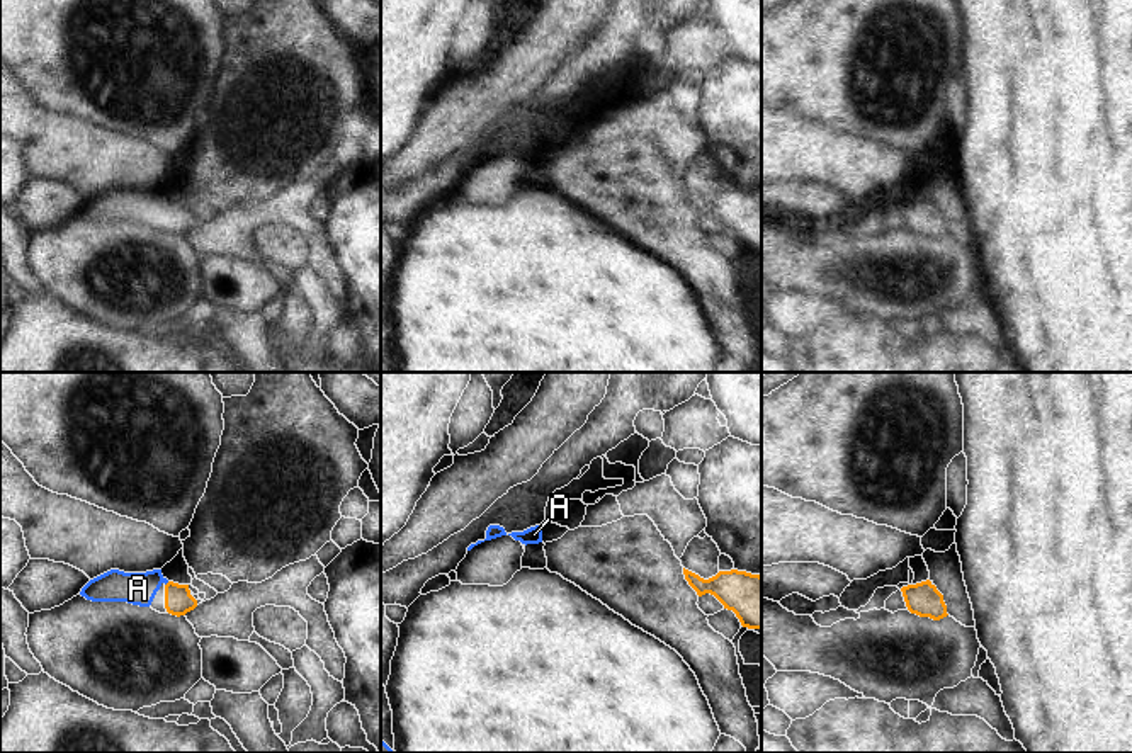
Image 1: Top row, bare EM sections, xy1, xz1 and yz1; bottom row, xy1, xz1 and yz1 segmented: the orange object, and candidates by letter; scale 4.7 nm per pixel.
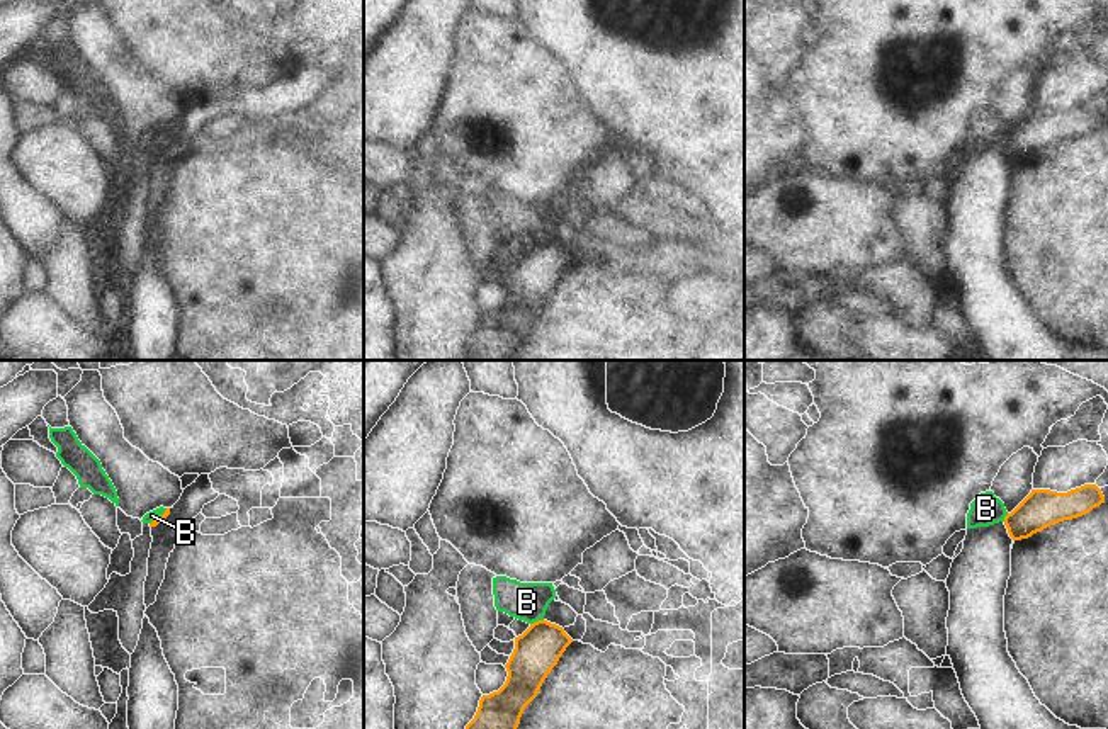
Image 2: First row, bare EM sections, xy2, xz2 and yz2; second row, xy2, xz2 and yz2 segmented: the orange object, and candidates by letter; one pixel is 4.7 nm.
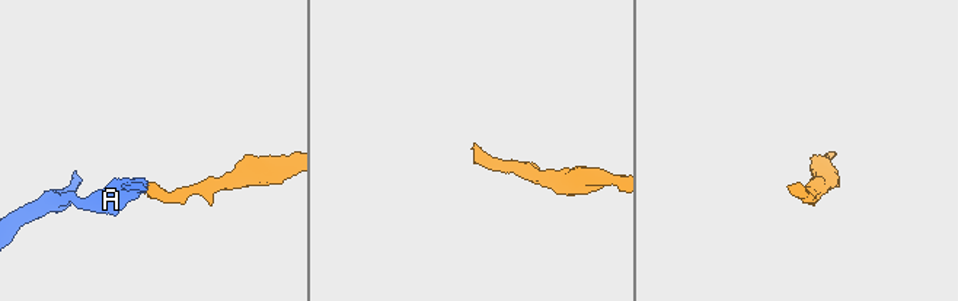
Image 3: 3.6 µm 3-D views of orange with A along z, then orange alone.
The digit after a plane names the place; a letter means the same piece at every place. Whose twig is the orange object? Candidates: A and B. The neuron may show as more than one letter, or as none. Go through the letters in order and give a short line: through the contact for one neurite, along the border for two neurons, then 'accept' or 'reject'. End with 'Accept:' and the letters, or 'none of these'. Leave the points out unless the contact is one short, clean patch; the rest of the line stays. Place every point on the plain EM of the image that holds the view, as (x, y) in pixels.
A: line xy1 (179, 220), (167, 203), (152, 199), (138, 208); accept
B: line xz2 (542, 238), (531, 243); reject
Accept: A

